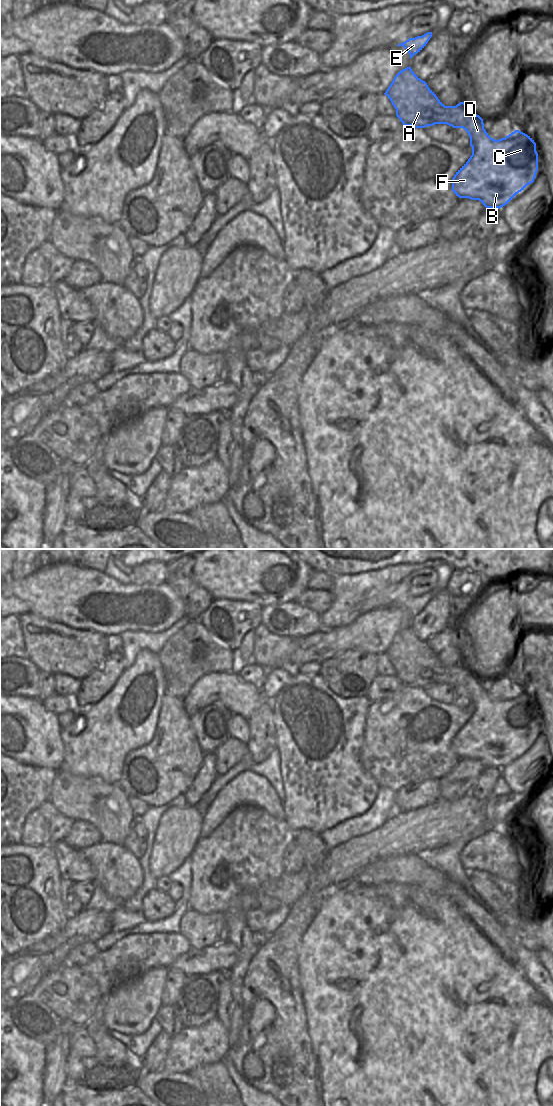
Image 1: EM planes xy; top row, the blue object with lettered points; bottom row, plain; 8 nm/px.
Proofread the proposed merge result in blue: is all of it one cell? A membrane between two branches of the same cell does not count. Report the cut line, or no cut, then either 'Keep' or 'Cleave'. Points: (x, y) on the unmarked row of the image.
Split along xy (471, 670), (468, 675), (468, 681), (464, 685), (452, 686). Cleave.

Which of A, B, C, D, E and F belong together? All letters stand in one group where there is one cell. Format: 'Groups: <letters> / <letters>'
Groups: A E / B C D F.

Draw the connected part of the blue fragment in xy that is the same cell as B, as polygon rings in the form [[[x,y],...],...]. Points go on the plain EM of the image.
[[[473,671],[469,673],[465,686],[453,688],[463,688],[470,697],[472,707],[472,715],[452,739],[452,751],[456,756],[479,760],[486,768],[500,769],[534,742],[538,731],[538,713],[530,696],[515,690],[505,698],[495,700],[484,689],[483,679]]]

